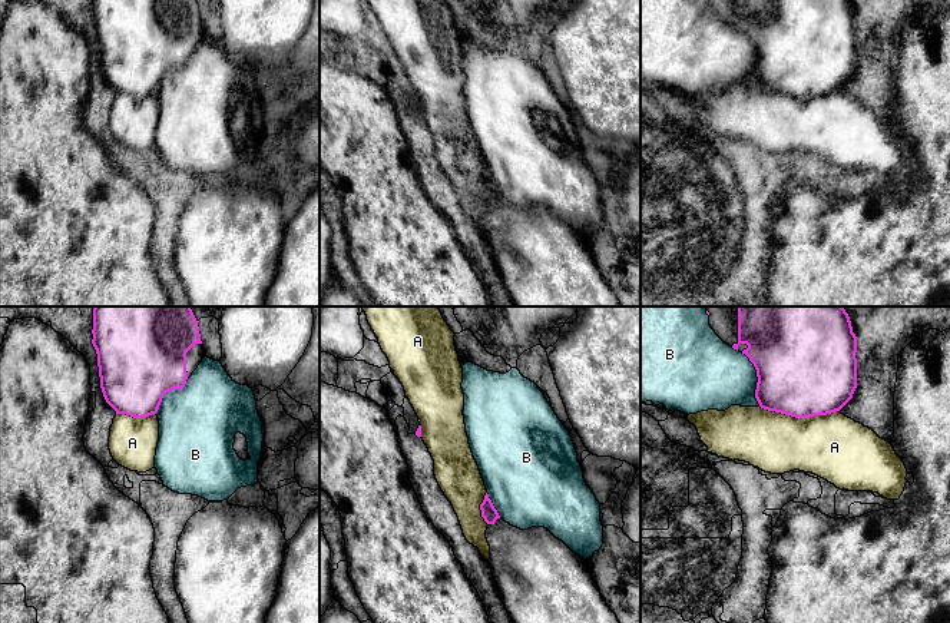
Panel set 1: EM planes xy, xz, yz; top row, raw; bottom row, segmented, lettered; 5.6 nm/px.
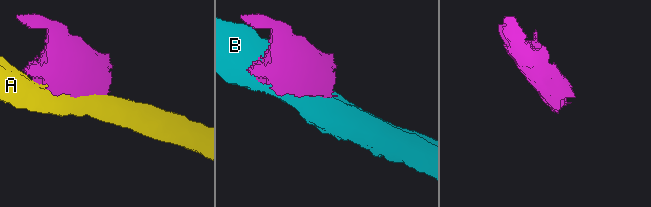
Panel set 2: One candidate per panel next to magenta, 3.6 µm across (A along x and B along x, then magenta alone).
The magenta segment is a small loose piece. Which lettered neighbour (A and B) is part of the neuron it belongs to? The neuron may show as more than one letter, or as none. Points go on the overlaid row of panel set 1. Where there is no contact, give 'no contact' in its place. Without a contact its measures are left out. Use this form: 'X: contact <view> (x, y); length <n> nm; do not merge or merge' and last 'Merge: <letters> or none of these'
A: contact yz (800, 417); length 440 nm; do not merge
B: contact yz (758, 378); length 320 nm; do not merge
Merge: none of these

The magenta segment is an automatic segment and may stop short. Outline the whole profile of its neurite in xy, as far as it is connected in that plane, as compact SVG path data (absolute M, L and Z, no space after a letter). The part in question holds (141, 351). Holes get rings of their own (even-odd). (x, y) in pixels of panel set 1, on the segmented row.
M95 306L92 334L103 397L116 414L133 418L156 414L163 395L172 390L183 388L206 357L198 321L191 306Z

